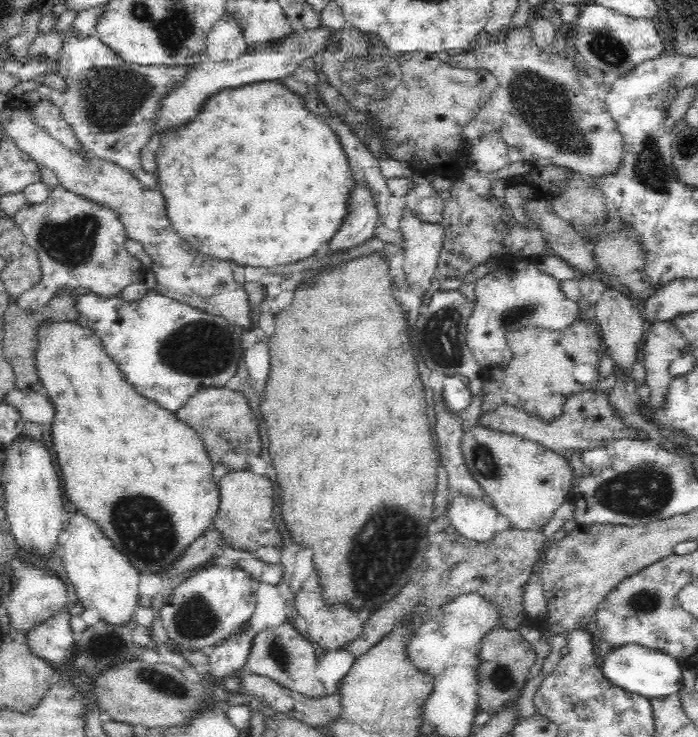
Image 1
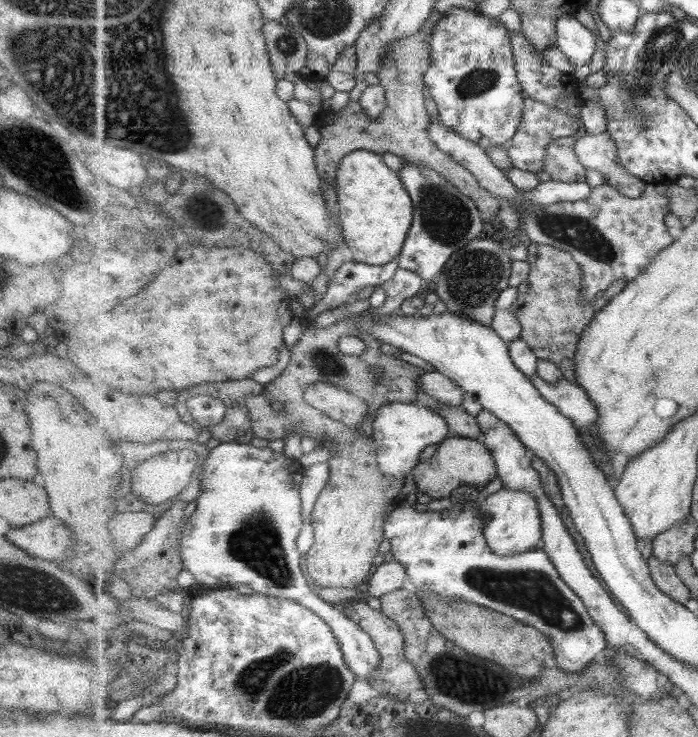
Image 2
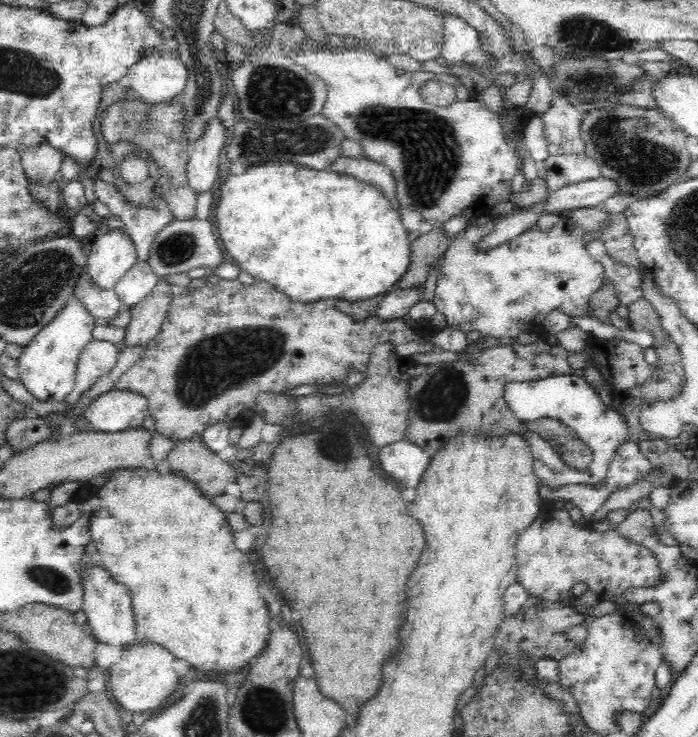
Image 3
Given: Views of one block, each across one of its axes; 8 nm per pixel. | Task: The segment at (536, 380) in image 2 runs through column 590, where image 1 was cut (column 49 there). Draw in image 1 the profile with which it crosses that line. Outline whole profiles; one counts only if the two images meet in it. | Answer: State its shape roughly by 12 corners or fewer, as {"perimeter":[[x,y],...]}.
{"perimeter":[[8,392],[22,419],[54,422],[54,403],[46,392]]}

